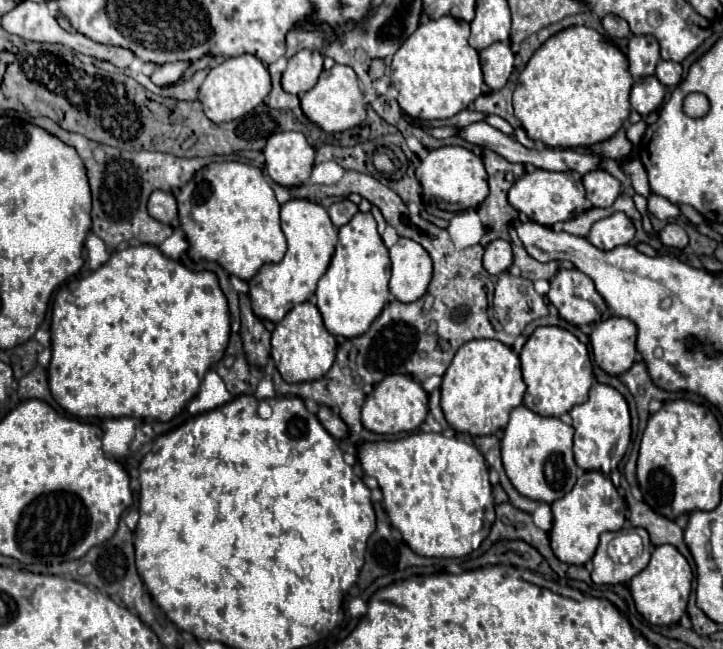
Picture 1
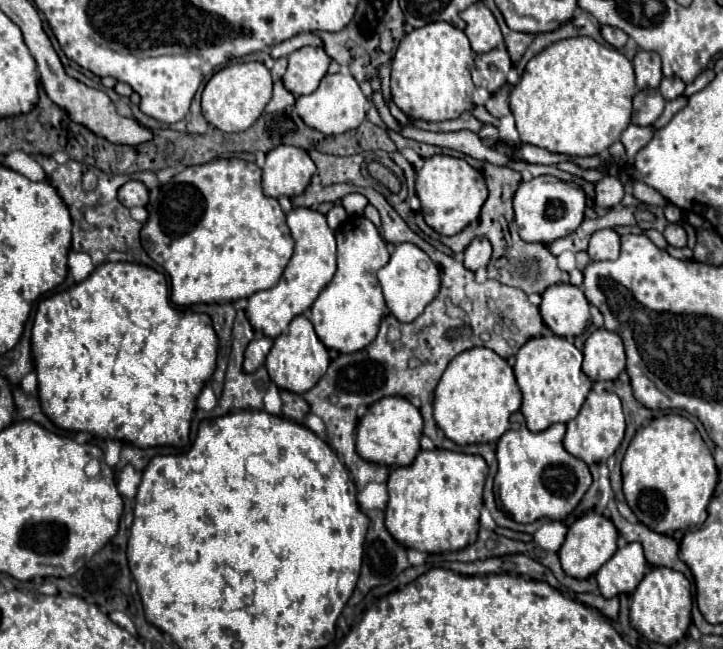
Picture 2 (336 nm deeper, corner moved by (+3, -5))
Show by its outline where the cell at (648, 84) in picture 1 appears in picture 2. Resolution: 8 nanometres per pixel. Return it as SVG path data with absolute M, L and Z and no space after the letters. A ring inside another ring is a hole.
M645 89L639 91L633 97L633 123L647 127L657 121L657 117L663 113L665 99L657 89Z

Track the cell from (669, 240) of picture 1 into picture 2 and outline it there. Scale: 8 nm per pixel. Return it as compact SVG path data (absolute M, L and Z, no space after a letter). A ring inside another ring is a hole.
M679 223L667 225L667 229L663 231L663 235L665 235L667 243L673 245L673 247L685 247L687 245L687 231Z

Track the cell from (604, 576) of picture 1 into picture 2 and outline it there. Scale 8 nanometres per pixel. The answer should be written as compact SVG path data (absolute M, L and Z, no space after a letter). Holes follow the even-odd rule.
M627 543L597 571L601 595L609 599L621 593L633 593L643 579L645 569L647 561L641 543Z

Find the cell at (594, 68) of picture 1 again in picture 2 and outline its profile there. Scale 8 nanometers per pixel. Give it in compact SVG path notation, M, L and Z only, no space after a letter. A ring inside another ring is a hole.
M591 37L563 39L535 55L509 96L509 105L523 143L543 147L569 157L591 157L619 141L621 131L631 123L631 99L635 97L635 75L631 61L615 47L601 45Z

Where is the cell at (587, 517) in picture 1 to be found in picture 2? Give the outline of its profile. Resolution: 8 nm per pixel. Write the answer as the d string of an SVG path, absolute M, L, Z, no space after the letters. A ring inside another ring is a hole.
M587 511L581 519L577 519L569 527L567 539L565 539L563 547L559 549L559 559L561 559L565 573L569 573L569 577L587 579L587 577L595 575L599 571L599 567L613 557L615 551L617 551L617 529L615 529L615 525L607 517L603 517L595 511Z

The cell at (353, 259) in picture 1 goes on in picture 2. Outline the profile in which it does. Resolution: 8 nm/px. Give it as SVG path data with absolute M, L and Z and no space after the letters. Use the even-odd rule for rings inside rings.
M349 217L337 231L337 273L321 291L311 307L311 323L317 337L327 349L339 353L355 353L367 347L379 331L381 319L387 315L387 305L375 271L387 265L387 243L377 227L365 217Z

